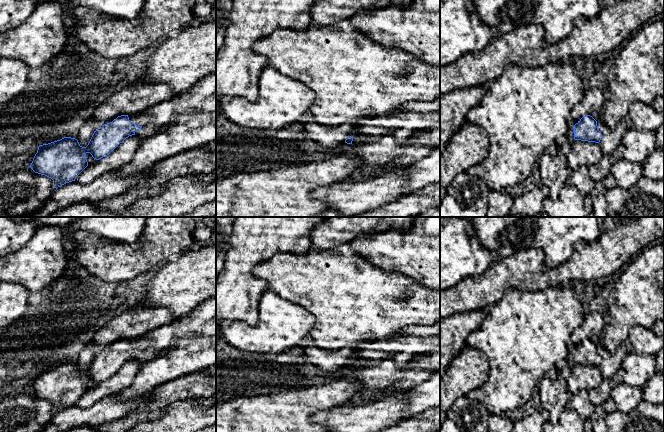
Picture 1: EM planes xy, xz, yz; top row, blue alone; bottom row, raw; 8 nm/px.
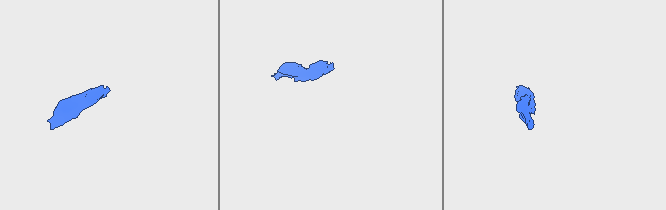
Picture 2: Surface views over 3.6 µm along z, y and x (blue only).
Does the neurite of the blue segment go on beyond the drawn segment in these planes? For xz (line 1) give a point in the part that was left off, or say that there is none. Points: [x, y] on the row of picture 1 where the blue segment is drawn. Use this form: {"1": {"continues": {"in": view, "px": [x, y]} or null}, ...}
{"1": {"continues": null}}

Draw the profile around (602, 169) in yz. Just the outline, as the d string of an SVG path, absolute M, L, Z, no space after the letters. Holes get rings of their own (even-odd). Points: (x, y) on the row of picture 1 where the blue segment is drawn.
M621 143L613 152L603 154L601 160L588 167L588 173L594 183L602 181L611 175L612 166L619 160L623 159L624 146Z

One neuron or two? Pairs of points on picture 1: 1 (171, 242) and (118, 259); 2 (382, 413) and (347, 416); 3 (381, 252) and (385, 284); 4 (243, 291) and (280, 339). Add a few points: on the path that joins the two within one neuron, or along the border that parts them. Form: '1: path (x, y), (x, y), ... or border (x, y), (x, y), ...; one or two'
1: path (158, 245), (145, 255), (131, 259); one
2: path (373, 416), (356, 416); one
3: border (363, 256), (382, 269), (406, 275); two
4: border (268, 289), (259, 301), (258, 321), (238, 322); two

